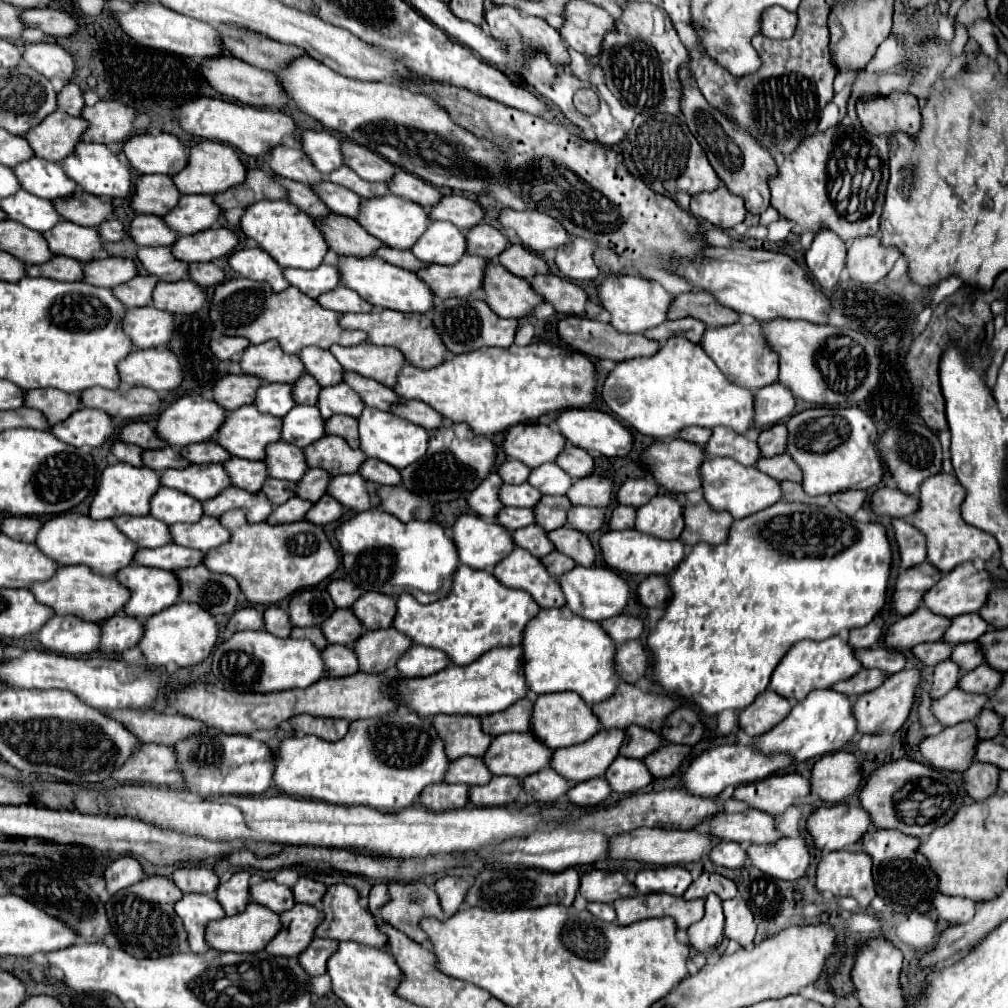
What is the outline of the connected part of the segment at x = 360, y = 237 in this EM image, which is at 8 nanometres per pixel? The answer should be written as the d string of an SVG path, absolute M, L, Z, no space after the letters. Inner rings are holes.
M329 215L325 219L317 219L319 227L329 243L329 247L343 257L373 257L377 249L383 247L377 237L371 233L365 233L361 225L355 219L349 219L345 215Z

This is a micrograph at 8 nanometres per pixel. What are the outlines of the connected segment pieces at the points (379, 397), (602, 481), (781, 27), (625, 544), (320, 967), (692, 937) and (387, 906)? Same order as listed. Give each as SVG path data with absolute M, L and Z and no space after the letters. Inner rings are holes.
M345 373L343 375L343 381L347 385L351 385L363 399L365 405L369 407L377 407L377 409L383 409L383 411L391 411L391 405L399 403L401 397L397 397L395 389L391 387L385 387L373 379L367 379L367 377L361 377L357 373Z
M589 475L575 481L567 491L567 497L573 505L591 505L591 507L609 507L613 497L613 481L601 475Z
M778 5L766 9L761 16L761 33L770 39L789 39L795 31L795 25L797 15Z
M627 529L627 531L609 531L601 537L599 541L603 559L605 563L621 573L629 575L667 575L669 569L675 569L681 559L685 559L685 545L681 539L667 541L667 539L653 539L647 533L641 533L637 529Z
M313 939L311 945L299 955L299 963L305 969L305 973L323 975L325 973L325 961L335 953L337 941L333 939Z
M709 895L705 899L705 917L697 923L693 923L687 929L689 945L697 949L699 953L707 953L715 949L723 939L723 927L725 927L725 915L721 907L721 899L717 895Z
M421 881L409 883L409 885L399 885L399 883L377 883L377 885L373 885L371 893L369 893L369 911L373 917L383 919L385 923L399 929L401 933L405 933L407 937L411 937L417 943L427 941L427 935L419 927L421 917L445 919L441 905L439 905L439 899L437 899L437 893L433 891L433 887L429 887Z

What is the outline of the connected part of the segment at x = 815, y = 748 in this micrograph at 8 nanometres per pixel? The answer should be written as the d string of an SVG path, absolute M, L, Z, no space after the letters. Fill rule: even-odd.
M817 689L809 693L801 703L797 703L789 717L783 719L775 729L761 735L755 743L763 753L785 751L791 753L797 761L811 757L823 757L827 753L841 751L857 735L857 719L853 717L853 703L843 693L833 689Z

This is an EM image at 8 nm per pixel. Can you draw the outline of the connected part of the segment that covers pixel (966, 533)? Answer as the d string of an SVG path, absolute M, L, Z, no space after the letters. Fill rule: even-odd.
M937 473L937 477L929 477L919 493L921 507L915 513L913 525L927 537L927 561L943 573L953 571L957 565L965 561L987 561L995 551L999 551L999 545L993 535L963 521L961 505L965 501L965 493L967 491L959 483L959 479L949 473Z

